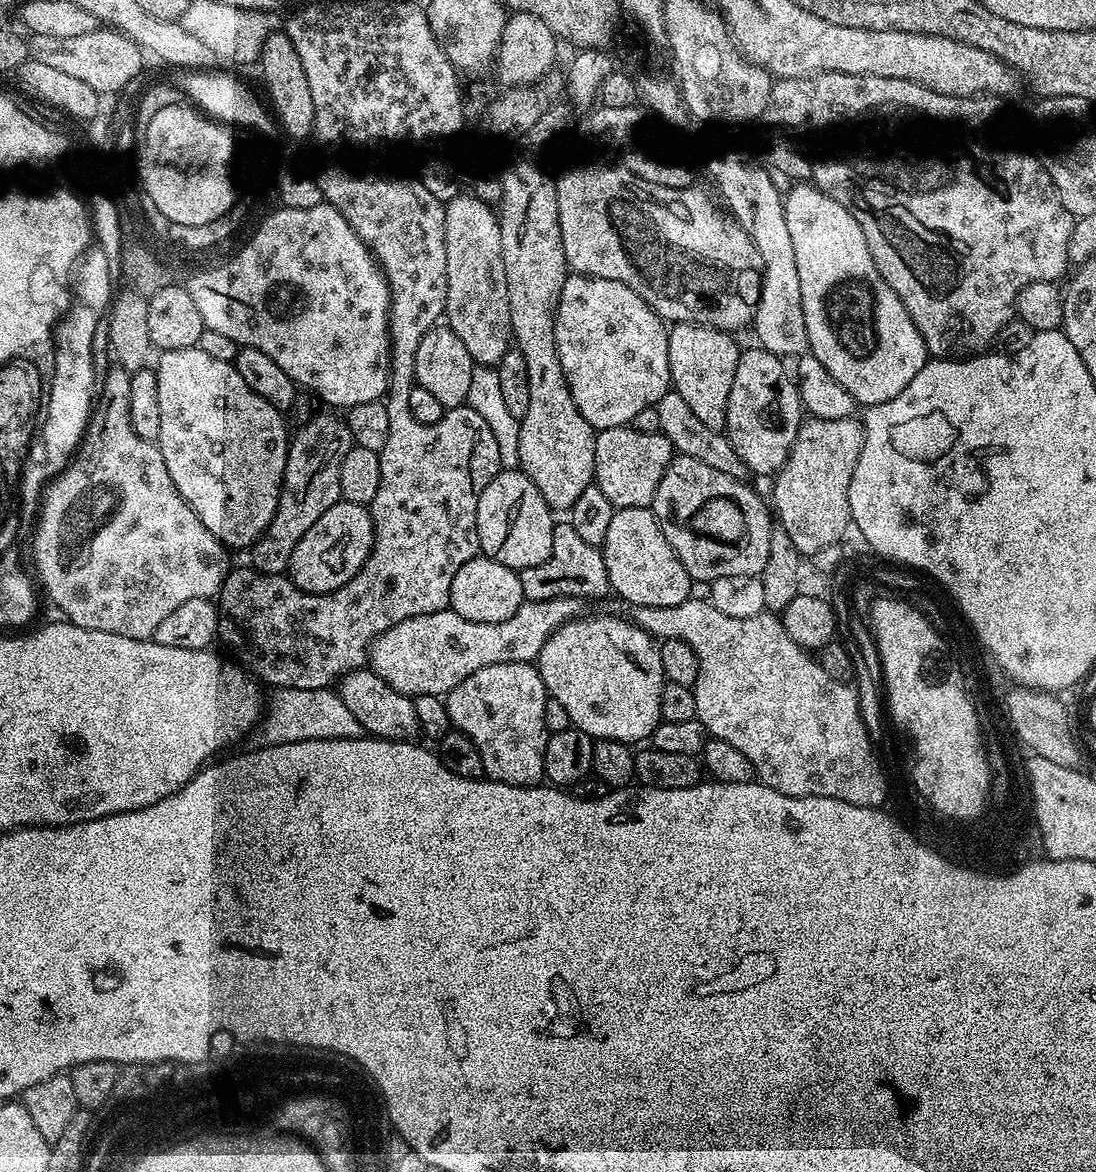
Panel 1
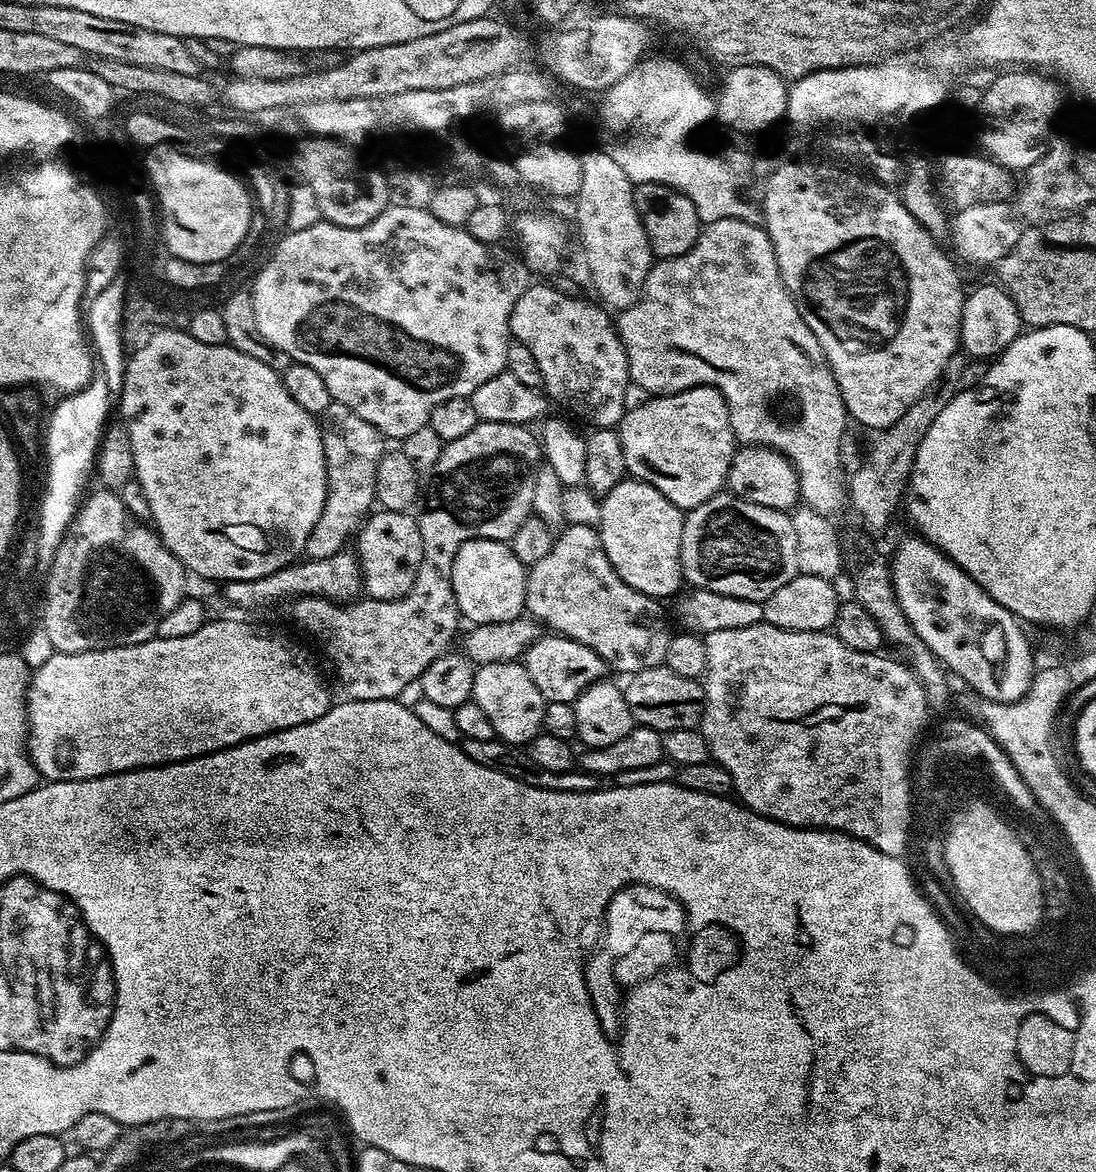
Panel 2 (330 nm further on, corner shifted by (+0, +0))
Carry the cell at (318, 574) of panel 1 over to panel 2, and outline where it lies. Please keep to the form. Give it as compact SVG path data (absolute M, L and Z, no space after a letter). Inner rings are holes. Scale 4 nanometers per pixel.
M373 511L360 525L354 540L356 559L364 575L363 591L373 600L397 600L405 596L414 586L414 578L418 578L423 549L420 521L412 512Z

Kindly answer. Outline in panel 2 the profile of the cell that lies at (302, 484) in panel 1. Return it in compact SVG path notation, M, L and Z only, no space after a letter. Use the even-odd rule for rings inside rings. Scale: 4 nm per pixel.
M333 402L330 406L326 406L326 410L318 418L318 423L322 434L322 450L326 454L328 489L326 490L326 506L322 506L322 518L318 518L318 526L314 526L314 530L310 530L310 538L306 538L304 556L309 560L330 558L330 554L345 551L347 544L344 543L348 539L349 543L357 535L360 525L364 523L376 504L378 462L384 457L386 451L386 438L383 434L374 426L370 426L366 418L354 414L350 406Z

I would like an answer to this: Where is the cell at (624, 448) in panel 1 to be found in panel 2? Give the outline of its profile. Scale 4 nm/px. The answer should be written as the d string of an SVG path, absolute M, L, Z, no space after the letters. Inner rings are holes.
M688 388L672 396L652 396L645 404L638 406L638 410L625 412L618 431L622 454L626 457L627 475L654 486L658 494L666 494L666 498L670 498L670 502L674 502L674 506L681 510L702 506L702 502L725 491L738 441L730 426L730 414L724 396L718 389Z

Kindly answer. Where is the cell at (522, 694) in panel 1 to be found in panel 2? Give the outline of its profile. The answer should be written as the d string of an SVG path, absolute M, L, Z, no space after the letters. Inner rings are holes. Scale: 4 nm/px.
M520 660L479 665L474 674L472 700L482 706L483 712L490 717L497 737L505 744L527 746L544 727L544 695L538 686L534 686L534 678L530 678Z

